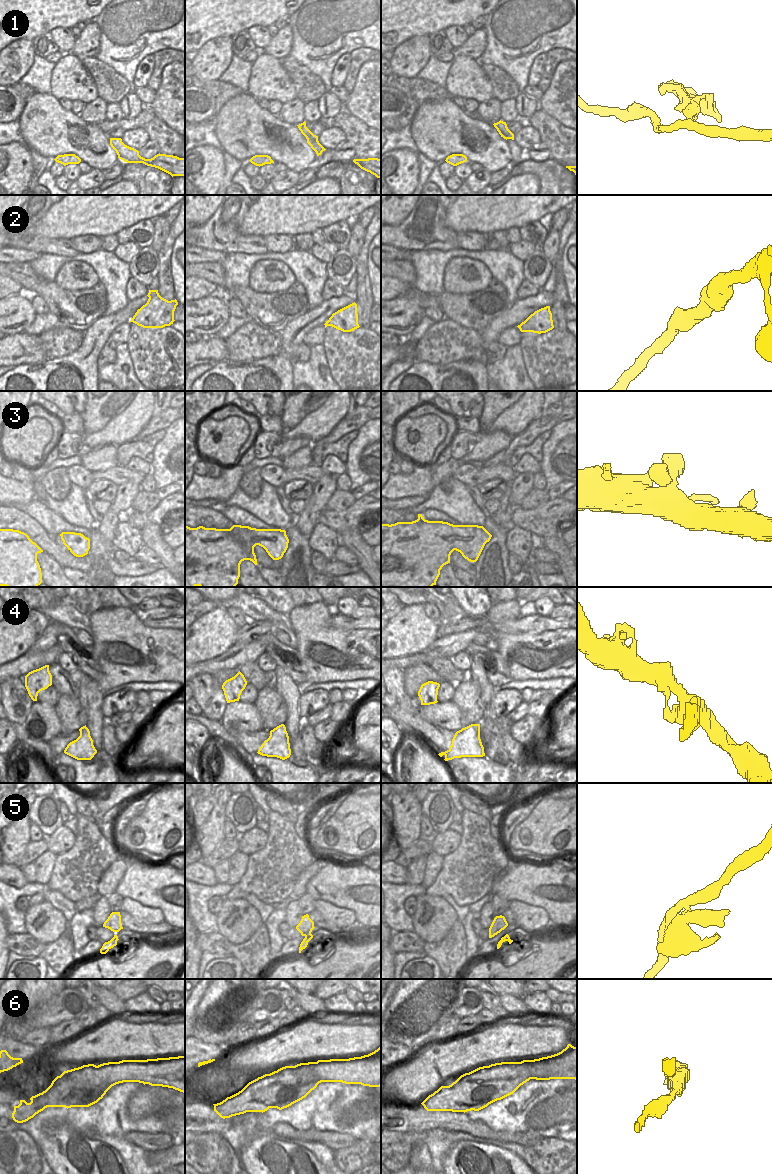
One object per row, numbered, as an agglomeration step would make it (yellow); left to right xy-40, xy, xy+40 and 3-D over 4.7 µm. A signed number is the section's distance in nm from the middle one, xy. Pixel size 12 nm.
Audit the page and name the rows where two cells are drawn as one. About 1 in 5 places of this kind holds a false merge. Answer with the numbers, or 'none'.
6

